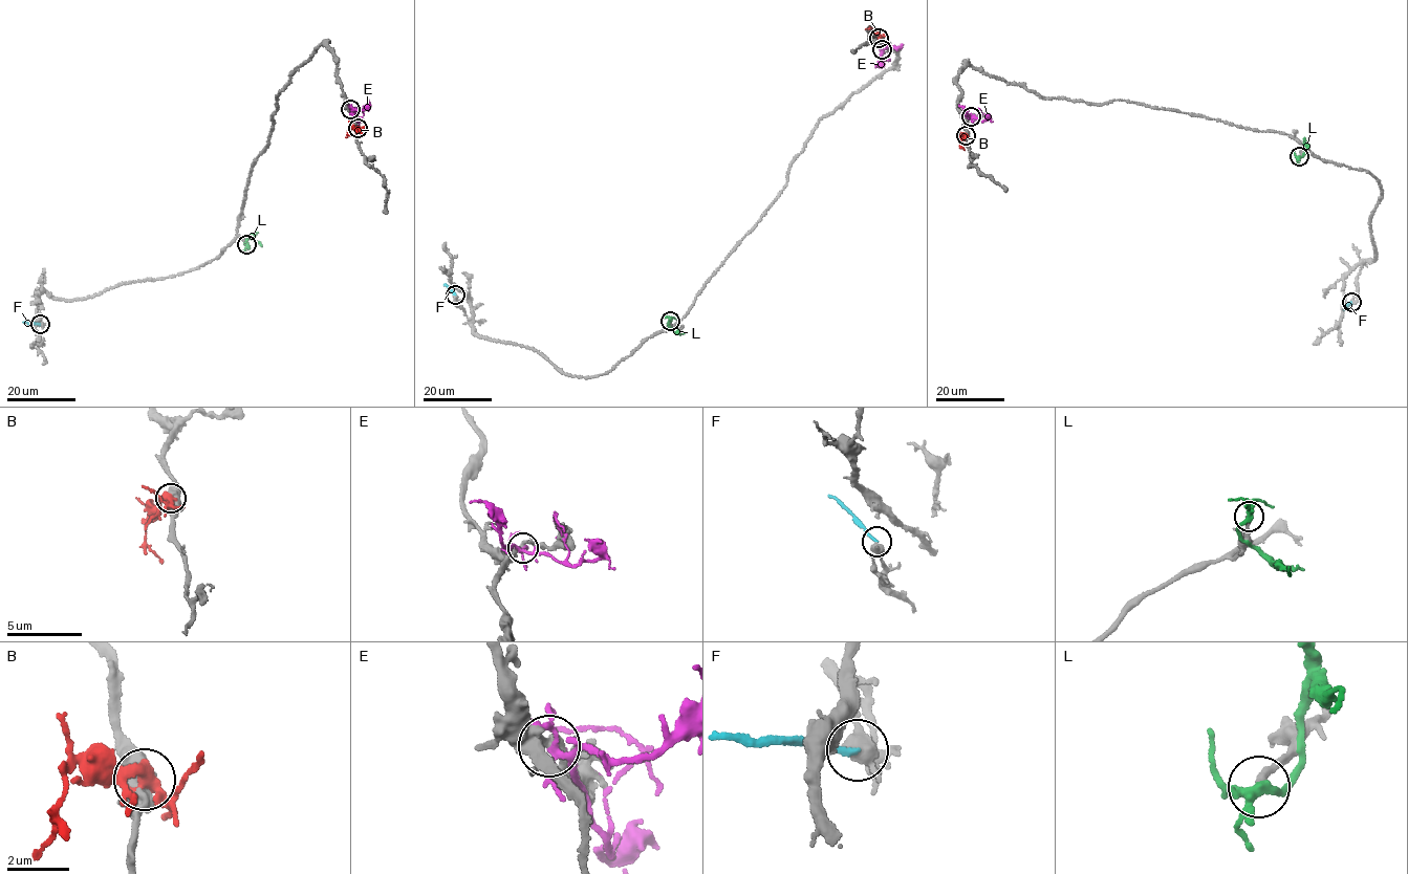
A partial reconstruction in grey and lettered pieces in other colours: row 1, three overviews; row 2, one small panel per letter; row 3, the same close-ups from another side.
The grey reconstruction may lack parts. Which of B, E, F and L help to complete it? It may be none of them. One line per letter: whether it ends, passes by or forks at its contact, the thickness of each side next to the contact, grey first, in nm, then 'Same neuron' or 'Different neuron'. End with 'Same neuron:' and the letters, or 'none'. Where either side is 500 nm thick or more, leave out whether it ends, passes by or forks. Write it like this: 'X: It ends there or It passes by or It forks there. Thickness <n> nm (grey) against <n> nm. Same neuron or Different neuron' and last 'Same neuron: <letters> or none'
B: Thickness 550 nm (grey) against 400 nm. Different neuron
E: It forks there. Thickness 240 nm (grey) against 170 nm. Different neuron
F: It ends there. Thickness 420 nm (grey) against 180 nm. Different neuron
L: It forks there. Thickness 240 nm (grey) against 280 nm. Different neuron
Same neuron: none

